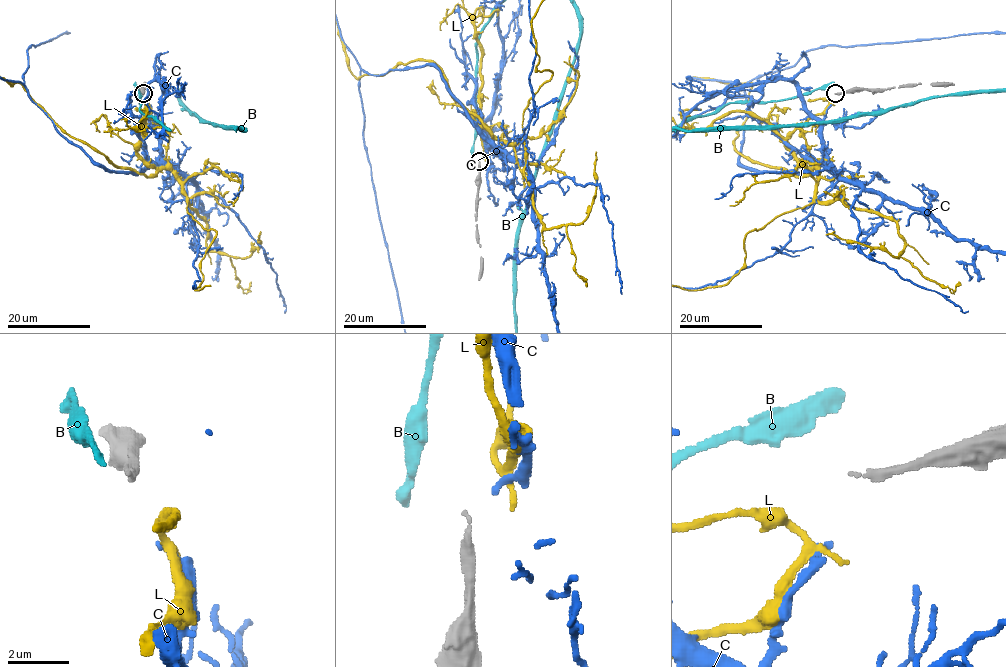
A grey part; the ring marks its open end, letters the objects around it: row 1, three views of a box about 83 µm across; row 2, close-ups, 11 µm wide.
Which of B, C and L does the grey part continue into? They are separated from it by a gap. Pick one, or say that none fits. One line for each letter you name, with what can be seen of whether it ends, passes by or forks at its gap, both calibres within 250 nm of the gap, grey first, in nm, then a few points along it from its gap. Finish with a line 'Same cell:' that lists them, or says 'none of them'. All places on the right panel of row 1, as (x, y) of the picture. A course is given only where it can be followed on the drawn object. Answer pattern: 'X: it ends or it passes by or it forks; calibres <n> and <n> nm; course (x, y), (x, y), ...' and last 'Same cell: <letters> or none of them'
Same cell: none of them

